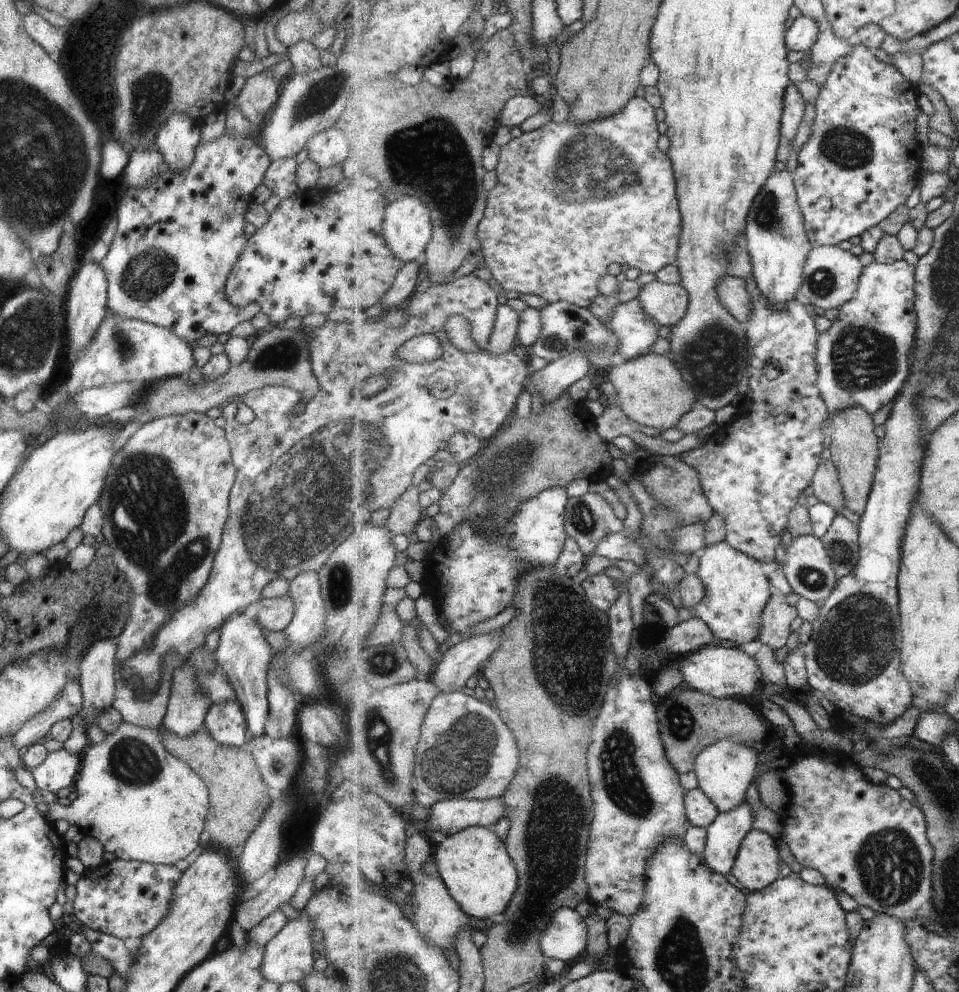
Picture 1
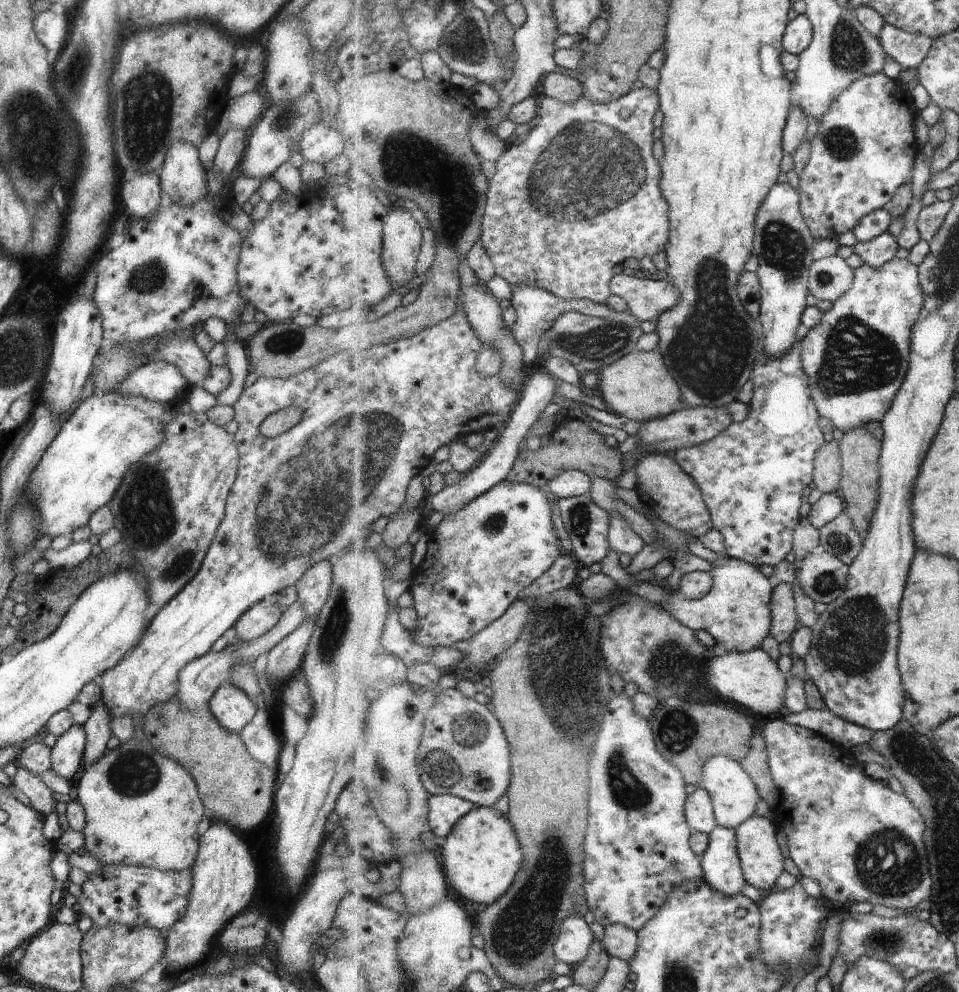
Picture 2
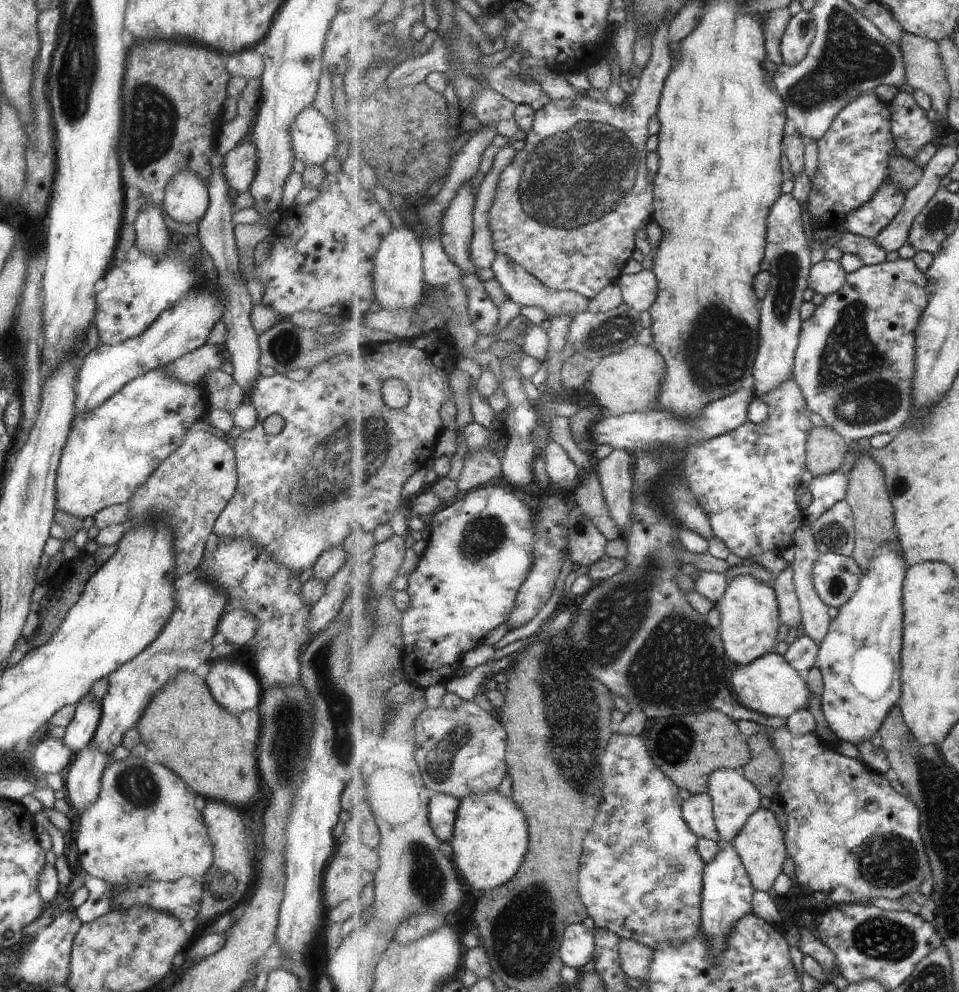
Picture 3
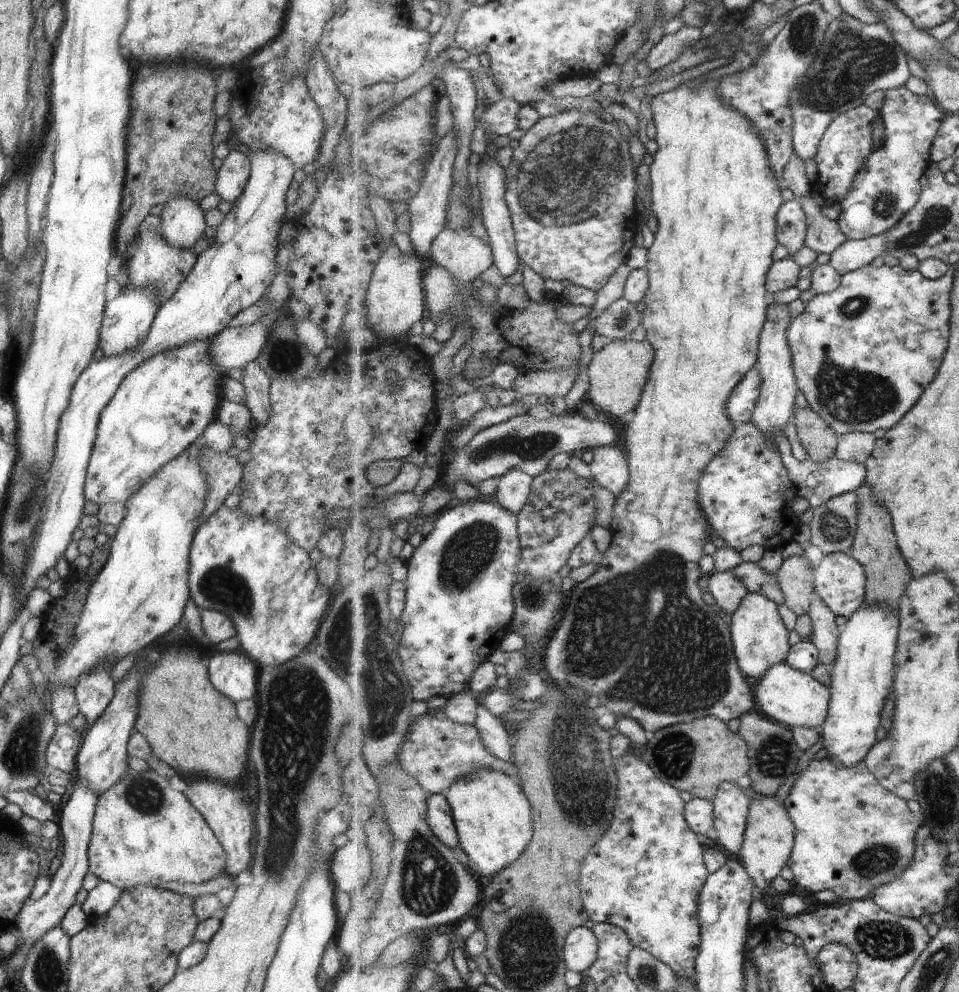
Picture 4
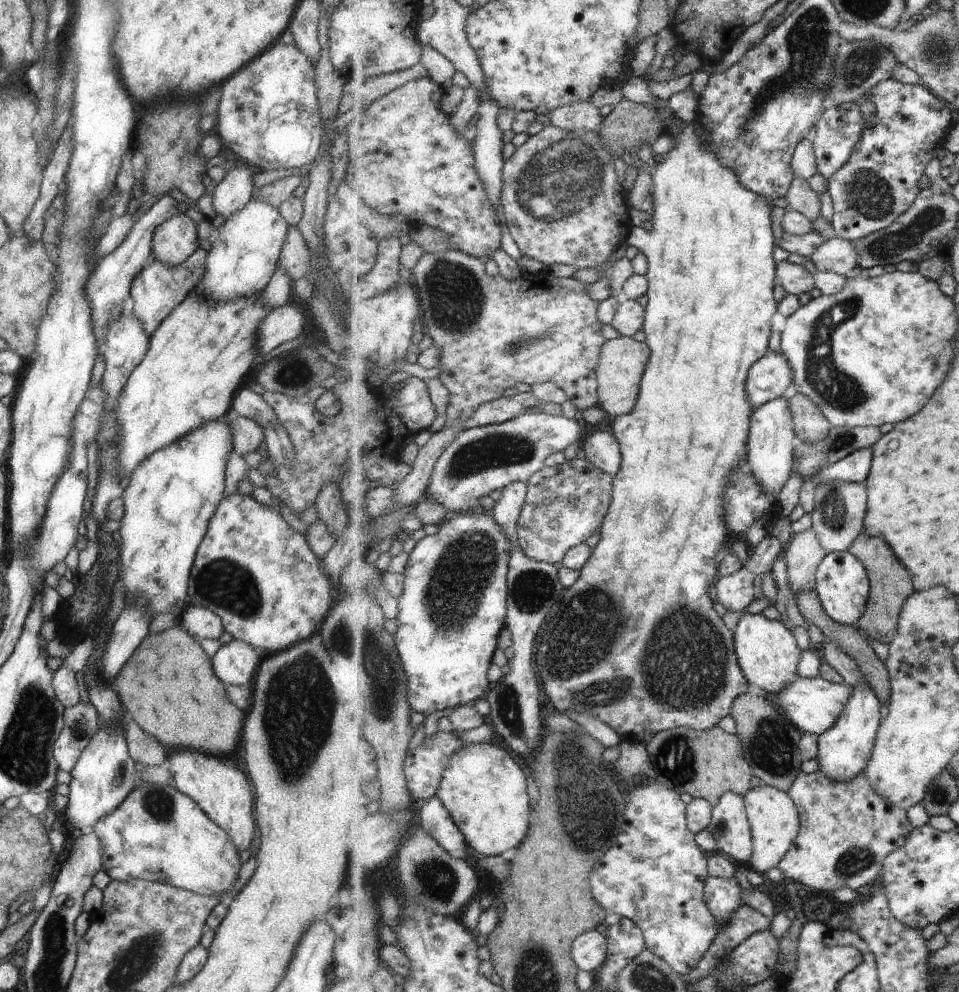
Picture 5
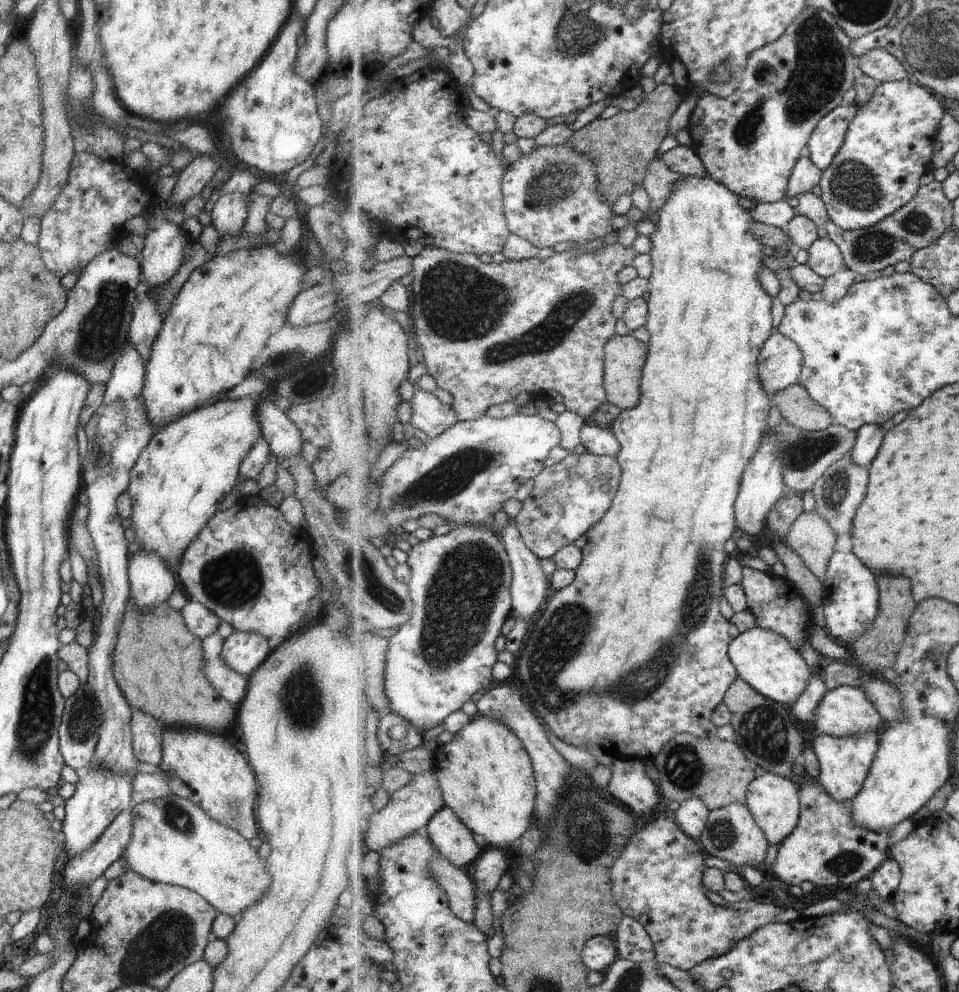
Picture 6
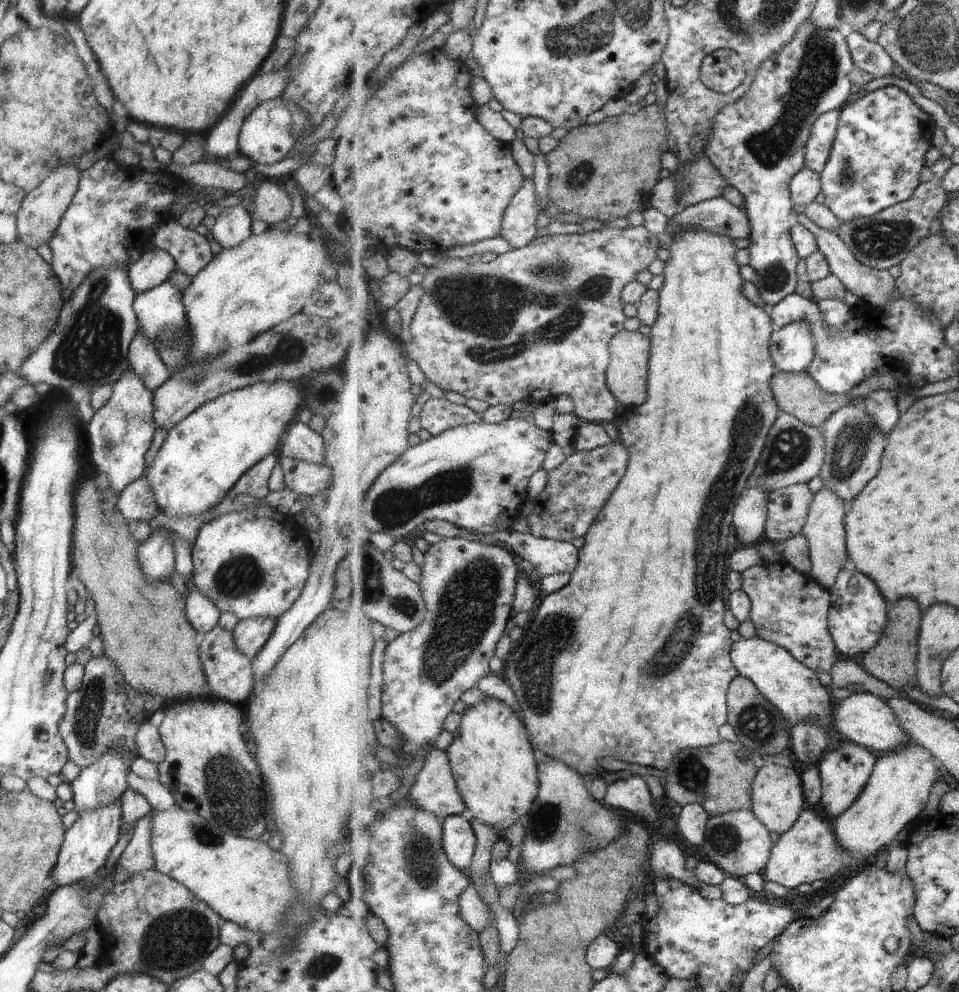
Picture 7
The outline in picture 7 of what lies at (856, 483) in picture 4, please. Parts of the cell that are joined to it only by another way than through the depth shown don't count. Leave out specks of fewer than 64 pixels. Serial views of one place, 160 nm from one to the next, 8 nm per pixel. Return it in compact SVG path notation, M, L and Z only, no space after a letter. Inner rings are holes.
M877 389L863 397L863 402L875 424L888 436L902 415L897 408L896 394L887 389Z

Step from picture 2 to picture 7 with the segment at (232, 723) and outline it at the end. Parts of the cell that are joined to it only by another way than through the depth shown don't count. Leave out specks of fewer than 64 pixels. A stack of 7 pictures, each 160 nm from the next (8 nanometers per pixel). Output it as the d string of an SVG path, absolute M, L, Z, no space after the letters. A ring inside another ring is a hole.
M264 616L238 620L231 632L239 652L251 660L268 636L271 636L275 621L276 618Z

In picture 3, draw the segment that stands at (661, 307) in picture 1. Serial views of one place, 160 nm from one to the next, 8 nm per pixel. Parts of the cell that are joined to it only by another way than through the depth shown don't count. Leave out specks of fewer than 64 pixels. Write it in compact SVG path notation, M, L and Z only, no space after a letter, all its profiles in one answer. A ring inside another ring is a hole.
M642 270L635 275L623 274L617 282L624 303L642 312L651 310L659 294L659 280L652 270Z

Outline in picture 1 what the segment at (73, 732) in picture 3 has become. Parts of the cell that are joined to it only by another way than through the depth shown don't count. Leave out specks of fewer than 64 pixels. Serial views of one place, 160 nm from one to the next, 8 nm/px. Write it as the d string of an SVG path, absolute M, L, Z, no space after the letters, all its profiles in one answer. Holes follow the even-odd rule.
M61 747L48 752L39 766L30 770L35 786L43 792L52 792L65 788L76 777L80 763L79 753L72 753Z

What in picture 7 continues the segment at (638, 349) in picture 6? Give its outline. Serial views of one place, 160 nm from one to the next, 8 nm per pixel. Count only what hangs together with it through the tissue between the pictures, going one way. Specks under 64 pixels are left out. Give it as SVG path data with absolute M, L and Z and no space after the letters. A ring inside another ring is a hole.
M623 329L610 342L611 362L606 377L608 387L621 406L633 408L647 402L647 380L649 380L649 358L651 358L651 338L639 331Z

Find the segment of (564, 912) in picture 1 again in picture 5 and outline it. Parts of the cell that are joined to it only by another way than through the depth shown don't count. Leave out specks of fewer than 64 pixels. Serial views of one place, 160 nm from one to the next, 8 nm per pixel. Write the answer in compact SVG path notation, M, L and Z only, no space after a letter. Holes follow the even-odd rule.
M597 930L584 932L575 940L575 962L580 970L598 974L608 955L608 938Z

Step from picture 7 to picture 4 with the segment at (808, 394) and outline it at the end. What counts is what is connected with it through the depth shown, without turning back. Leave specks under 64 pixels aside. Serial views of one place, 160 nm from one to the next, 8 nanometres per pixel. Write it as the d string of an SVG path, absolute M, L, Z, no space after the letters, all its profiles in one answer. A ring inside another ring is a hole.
M797 406L795 424L798 440L809 460L820 463L836 456L840 435L818 412Z

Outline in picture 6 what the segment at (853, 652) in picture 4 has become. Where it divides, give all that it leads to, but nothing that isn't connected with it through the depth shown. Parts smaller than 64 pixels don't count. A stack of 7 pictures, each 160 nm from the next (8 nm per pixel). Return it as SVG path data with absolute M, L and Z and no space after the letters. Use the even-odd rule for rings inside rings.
M879 731L860 737L834 737L821 734L815 738L813 749L820 762L819 781L836 801L840 803L852 801L862 791L874 760L878 756L881 734Z

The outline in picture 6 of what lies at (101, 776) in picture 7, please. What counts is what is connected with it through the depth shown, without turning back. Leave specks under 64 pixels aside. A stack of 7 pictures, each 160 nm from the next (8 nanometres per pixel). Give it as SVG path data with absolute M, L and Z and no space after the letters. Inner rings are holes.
M126 340L106 382L103 400L84 425L88 443L85 457L80 463L82 488L88 498L85 524L97 555L98 580L103 590L103 600L98 608L99 624L93 630L93 640L86 649L88 662L86 683L97 697L102 716L98 741L90 760L95 767L103 767L119 775L134 775L138 760L132 751L132 734L129 726L131 708L119 690L112 673L112 650L123 606L130 596L126 573L129 555L126 547L129 543L123 537L122 517L116 511L115 503L117 497L129 484L131 467L154 433L141 408L140 392L143 381L144 362Z

